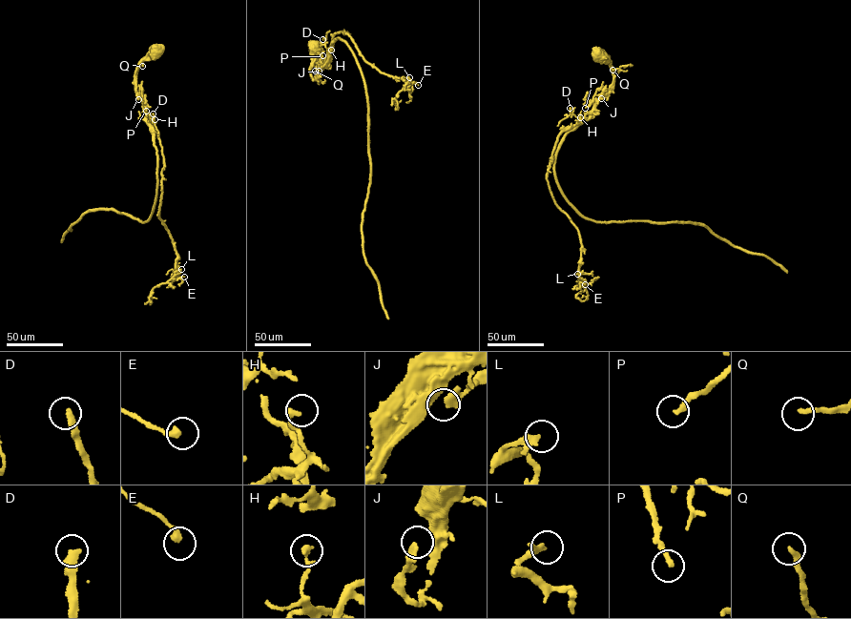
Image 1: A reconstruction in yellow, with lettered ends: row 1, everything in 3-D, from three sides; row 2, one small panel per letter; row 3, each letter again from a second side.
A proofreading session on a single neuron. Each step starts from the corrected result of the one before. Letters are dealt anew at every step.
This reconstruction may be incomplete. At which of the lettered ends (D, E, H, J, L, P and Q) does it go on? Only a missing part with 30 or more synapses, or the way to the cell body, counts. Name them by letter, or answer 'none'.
none

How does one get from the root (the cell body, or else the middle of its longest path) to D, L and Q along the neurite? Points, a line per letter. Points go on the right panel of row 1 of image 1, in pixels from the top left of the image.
D: (599, 56), (611, 64), (612, 87), (601, 97), (587, 119), (571, 113), (570, 108)
L: (599, 56), (611, 64), (612, 87), (559, 135), (547, 175), (554, 203), (578, 233), (577, 274)
Q: (599, 56), (611, 64), (613, 77), (619, 70), (612, 70)

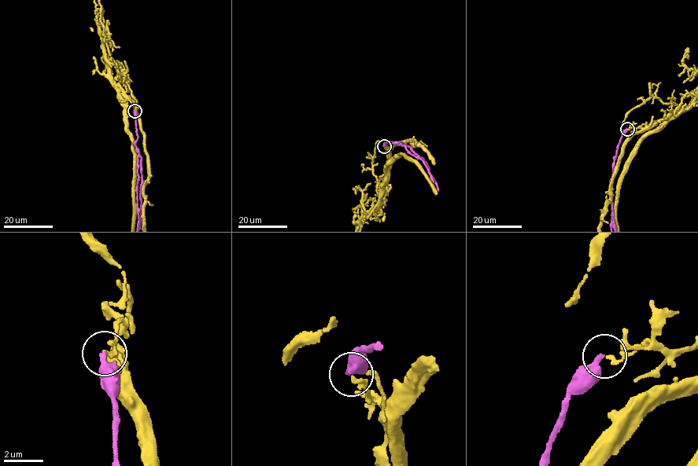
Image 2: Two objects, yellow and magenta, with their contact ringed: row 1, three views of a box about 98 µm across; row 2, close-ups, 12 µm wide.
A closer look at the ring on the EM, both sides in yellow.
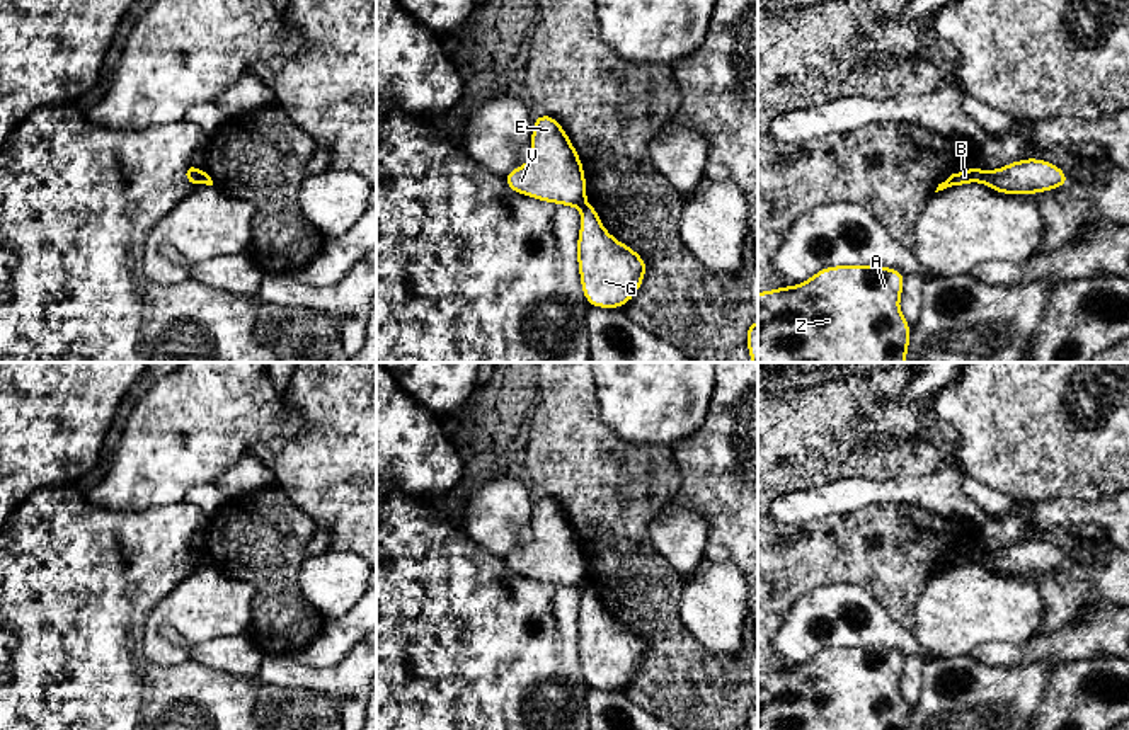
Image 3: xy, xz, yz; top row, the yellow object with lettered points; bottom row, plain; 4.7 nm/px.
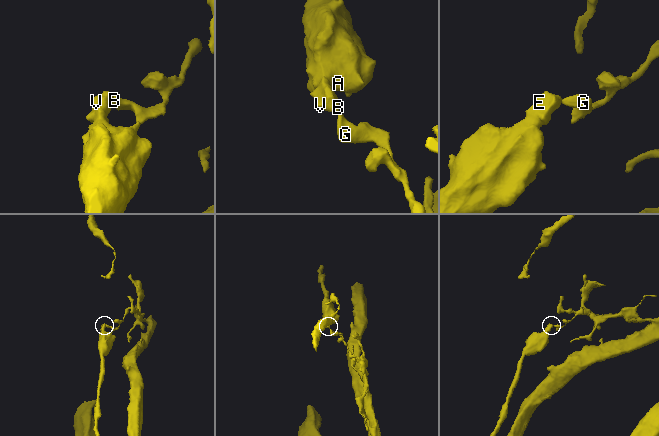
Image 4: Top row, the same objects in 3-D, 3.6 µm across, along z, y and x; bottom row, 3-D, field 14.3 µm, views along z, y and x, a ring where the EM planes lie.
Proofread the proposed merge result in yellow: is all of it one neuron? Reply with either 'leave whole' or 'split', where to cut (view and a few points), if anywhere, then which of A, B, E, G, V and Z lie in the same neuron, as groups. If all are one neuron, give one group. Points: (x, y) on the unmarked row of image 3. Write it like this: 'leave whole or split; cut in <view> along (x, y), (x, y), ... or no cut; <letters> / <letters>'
split; cut in yz along (985, 552), (981, 562); A B E V Z / G

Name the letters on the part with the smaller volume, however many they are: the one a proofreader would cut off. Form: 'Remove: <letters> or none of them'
Remove: A, B, E, V, Z

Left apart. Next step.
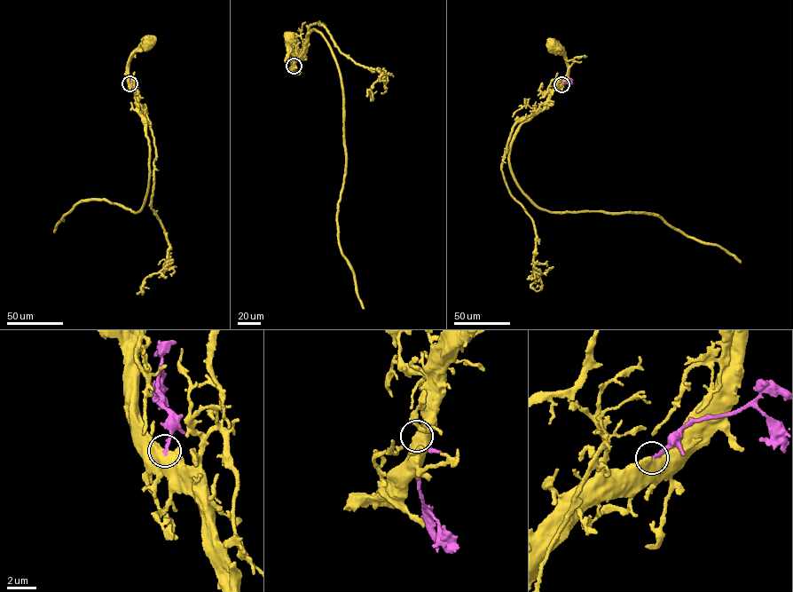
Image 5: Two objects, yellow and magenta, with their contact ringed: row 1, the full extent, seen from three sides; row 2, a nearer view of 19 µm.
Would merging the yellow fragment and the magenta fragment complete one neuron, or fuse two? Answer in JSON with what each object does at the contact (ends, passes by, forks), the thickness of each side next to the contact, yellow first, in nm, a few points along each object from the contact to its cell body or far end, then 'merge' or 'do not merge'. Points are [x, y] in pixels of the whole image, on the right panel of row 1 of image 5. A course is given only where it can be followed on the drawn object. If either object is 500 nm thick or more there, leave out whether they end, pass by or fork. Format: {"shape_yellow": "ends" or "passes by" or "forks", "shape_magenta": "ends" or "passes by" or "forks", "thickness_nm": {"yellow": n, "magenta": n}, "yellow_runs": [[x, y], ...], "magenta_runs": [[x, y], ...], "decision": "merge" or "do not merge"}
{"thickness_nm": {"yellow": 850, "magenta": 260}, "yellow_runs": [[561, 84], [568, 74], [567, 59], [553, 48]], "magenta_runs": [[561, 84], [569, 80], [571, 83]], "decision": "do not merge"}

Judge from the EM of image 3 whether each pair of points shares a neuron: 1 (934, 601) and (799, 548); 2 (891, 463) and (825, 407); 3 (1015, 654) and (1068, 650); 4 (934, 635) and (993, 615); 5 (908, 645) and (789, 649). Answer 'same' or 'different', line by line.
1: different
2: same
3: same
4: same
5: same

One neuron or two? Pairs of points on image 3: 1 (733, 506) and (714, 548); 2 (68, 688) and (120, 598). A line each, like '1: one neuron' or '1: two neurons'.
1: one neuron
2: one neuron

